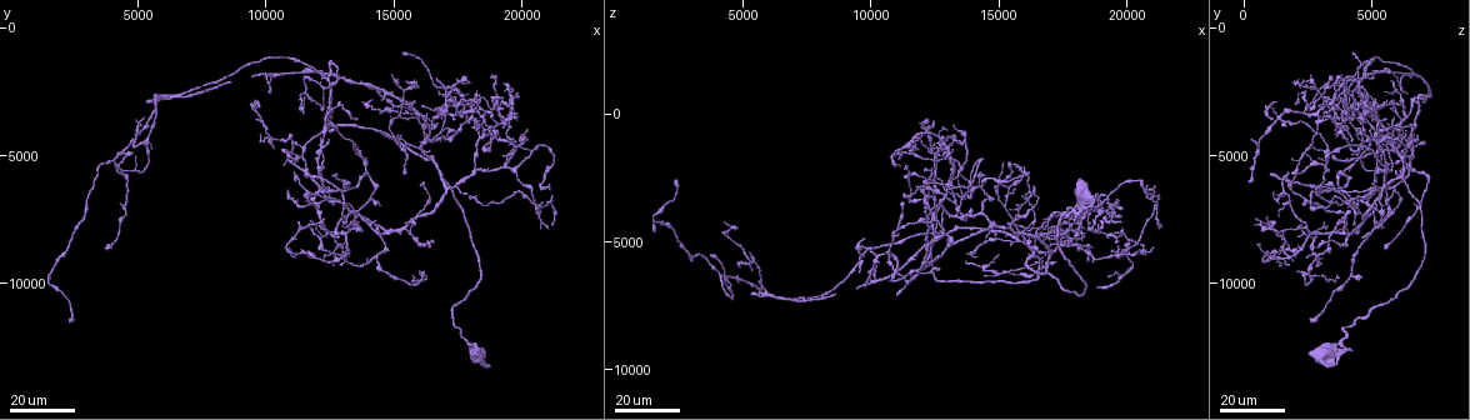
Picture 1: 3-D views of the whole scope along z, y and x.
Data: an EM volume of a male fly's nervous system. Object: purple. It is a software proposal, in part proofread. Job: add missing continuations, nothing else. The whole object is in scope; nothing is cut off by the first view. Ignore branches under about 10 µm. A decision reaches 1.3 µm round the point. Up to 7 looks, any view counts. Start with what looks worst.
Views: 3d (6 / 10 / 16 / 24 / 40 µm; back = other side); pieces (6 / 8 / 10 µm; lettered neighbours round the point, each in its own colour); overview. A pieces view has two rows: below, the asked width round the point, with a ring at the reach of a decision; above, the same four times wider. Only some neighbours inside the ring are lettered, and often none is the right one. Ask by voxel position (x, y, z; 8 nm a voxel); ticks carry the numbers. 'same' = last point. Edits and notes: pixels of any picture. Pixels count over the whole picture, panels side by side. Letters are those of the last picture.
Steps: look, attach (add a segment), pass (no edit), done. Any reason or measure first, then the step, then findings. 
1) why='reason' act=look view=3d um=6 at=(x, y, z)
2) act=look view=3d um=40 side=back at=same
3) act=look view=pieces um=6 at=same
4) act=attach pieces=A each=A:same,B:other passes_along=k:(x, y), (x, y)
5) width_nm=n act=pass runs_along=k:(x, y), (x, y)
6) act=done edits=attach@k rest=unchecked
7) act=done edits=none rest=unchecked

why='long arm stops here' act=look view=3d um=24 at=(8700, 2000, 7000)

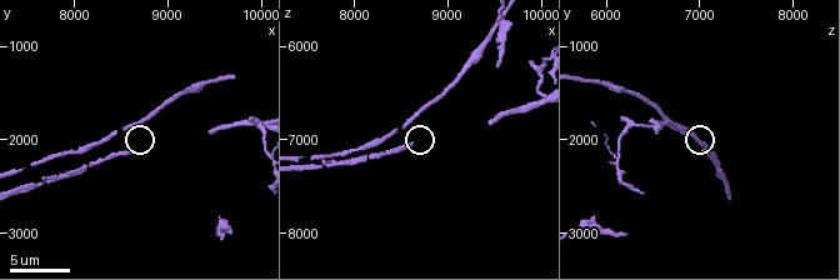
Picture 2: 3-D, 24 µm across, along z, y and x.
act=look view=pieces um=6 at=(8600, 2100, 7050)

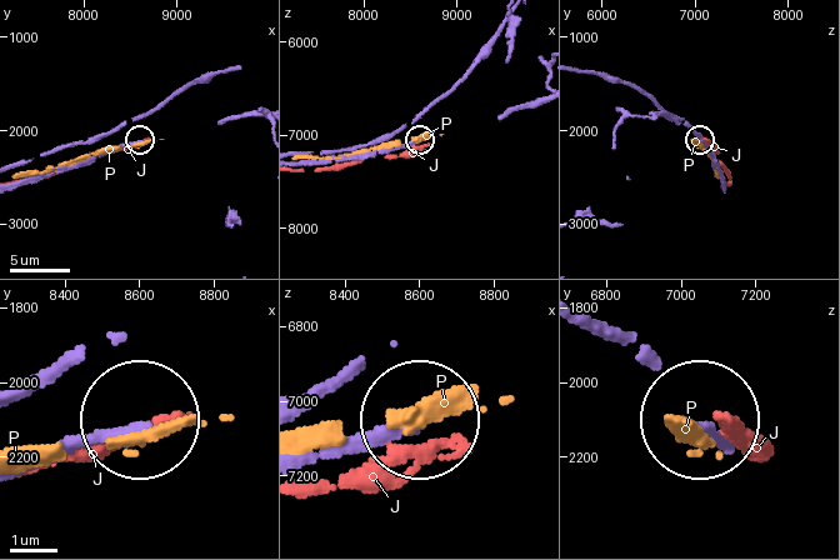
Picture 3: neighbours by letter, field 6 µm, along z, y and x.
act=pass each=J:other,P:other runs_along=3:(301, 461), (416, 421) found='no lettered segment goes on from it'

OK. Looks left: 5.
why='branch stops here' act=look view=3d um=16 at=(21200, 7800, 4300)

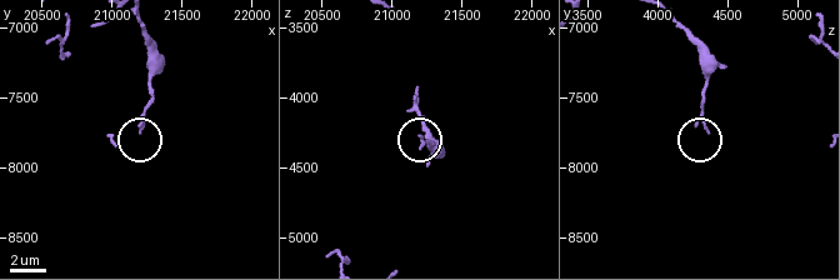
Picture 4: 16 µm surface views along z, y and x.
act=look view=pieces um=8 at=(21200, 7740, 4360)

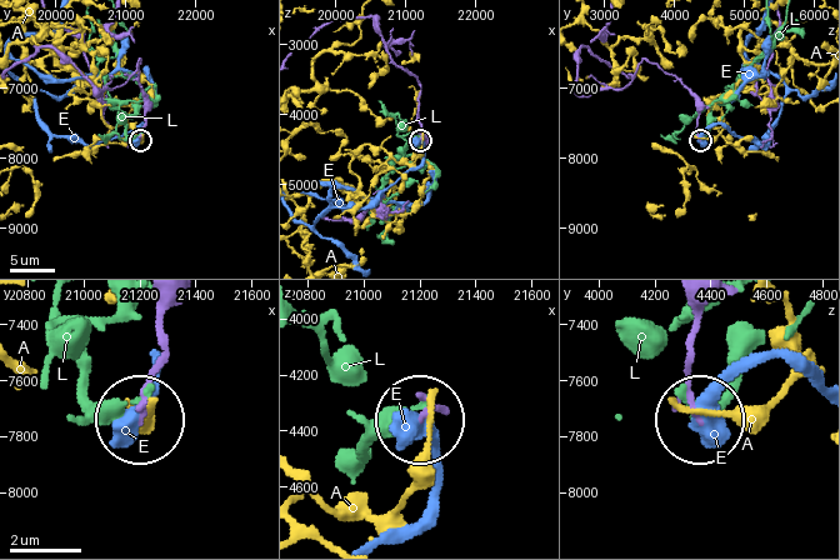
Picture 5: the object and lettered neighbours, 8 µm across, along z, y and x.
act=pass each=A:other,E:other,L:other runs_along=5:(110, 89), (123, 84), (140, 60), (141, 139) found='no lettered segment goes on from it'

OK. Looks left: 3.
why='branch stops here' act=look view=3d um=16 at=(16700, 1900, 4400)

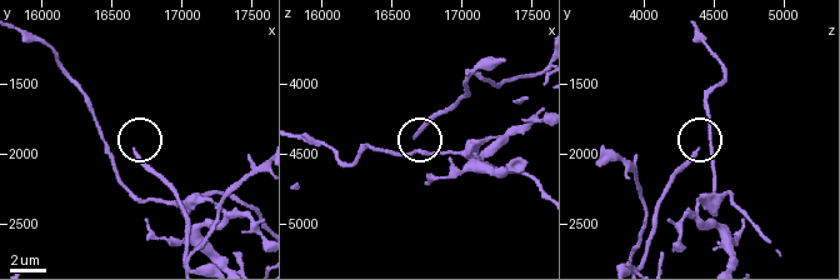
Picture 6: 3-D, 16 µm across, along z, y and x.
act=look view=pieces um=10 at=(16680, 1980, 4380)

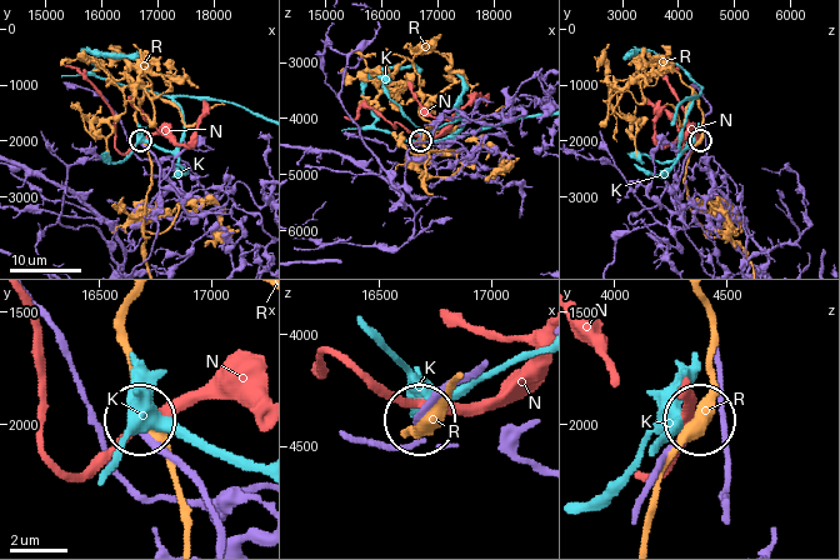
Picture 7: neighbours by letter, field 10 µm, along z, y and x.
width_nm=190 act=pass each=K:other,N:other,R:other runs_along=7:(481, 363), (419, 419) found='no lettered segment goes on from it'

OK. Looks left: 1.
why='an open end' act=look view=pieces um=10 at=(9500, 1900, 6850)

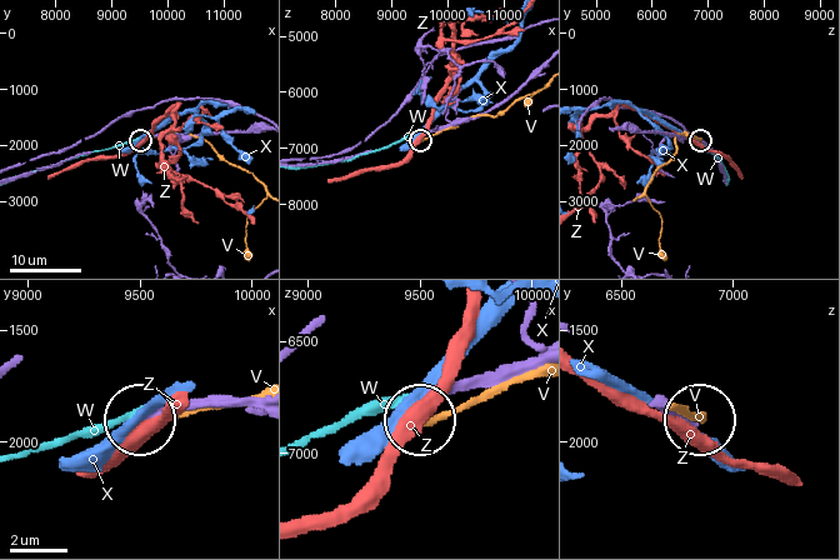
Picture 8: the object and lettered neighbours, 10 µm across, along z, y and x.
act=pass each=V:other,W:other,X:other,Z:other found='none of them fits'

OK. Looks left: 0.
act=done edits=none rest=unchecked

